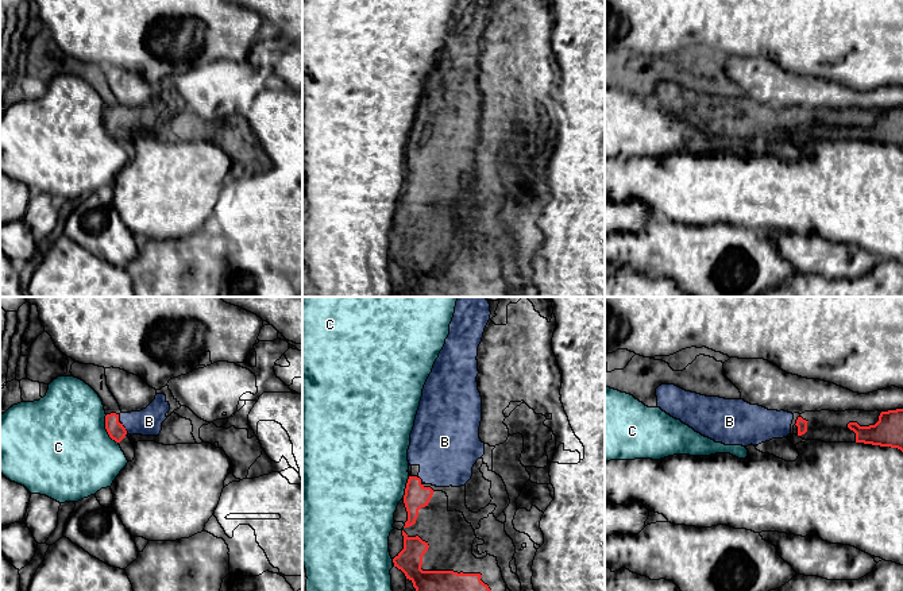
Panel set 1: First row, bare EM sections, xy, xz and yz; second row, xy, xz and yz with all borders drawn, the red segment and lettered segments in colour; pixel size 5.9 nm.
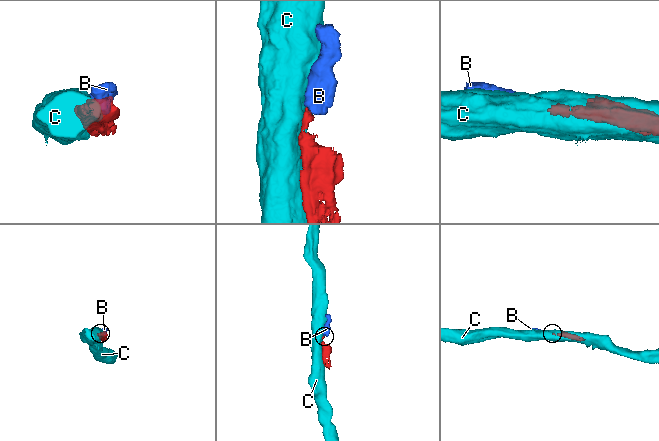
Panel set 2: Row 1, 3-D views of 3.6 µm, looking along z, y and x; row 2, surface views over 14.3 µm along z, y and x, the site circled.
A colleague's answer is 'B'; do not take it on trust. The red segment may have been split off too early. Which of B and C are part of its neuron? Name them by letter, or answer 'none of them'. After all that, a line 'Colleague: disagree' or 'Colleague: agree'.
B
Colleague: agree

